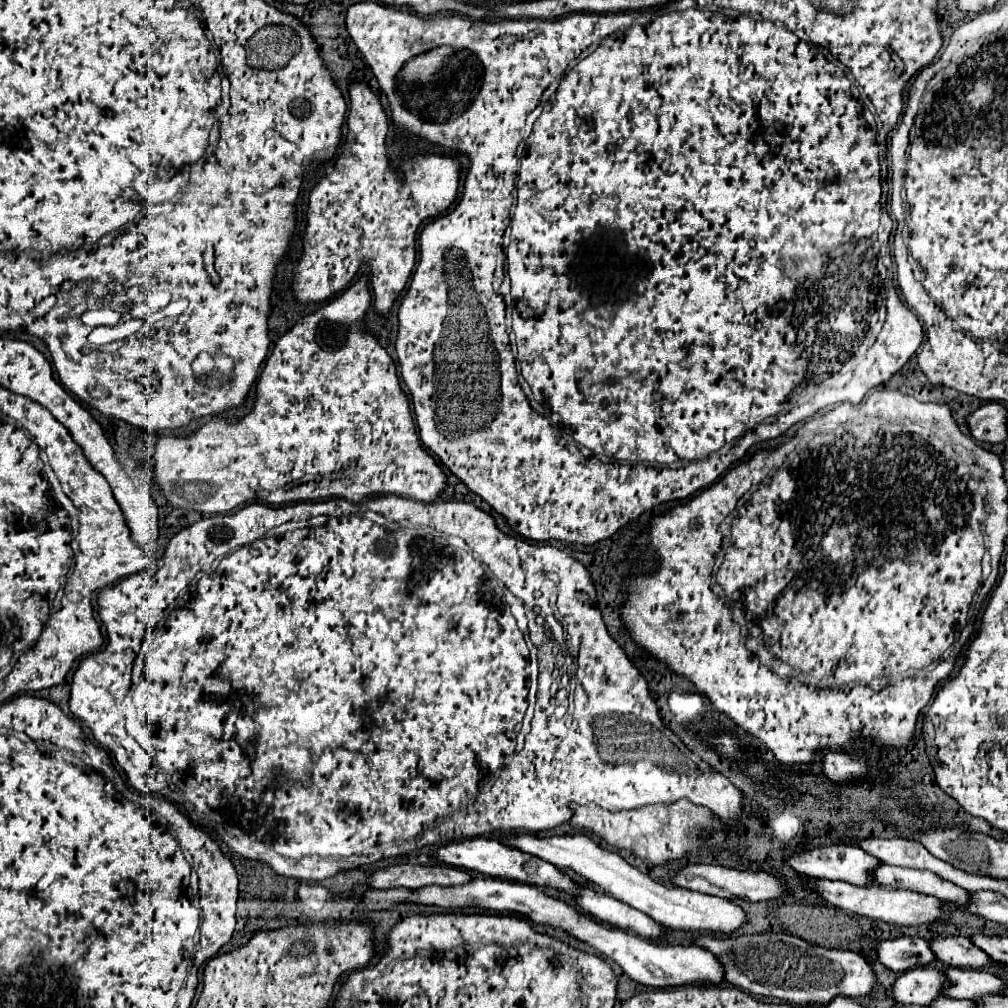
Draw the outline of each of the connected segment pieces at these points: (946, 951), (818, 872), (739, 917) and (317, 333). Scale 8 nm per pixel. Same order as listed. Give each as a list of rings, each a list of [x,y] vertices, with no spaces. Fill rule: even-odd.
[[[964,936],[932,940],[932,948],[936,958],[942,960],[946,966],[984,968],[988,964],[994,964],[994,960],[984,950],[980,950],[970,938],[964,938]]]
[[[848,844],[814,848],[810,852],[792,856],[788,860],[788,864],[792,864],[792,868],[800,874],[814,876],[814,878],[828,878],[828,880],[844,880],[844,882],[850,882],[850,884],[858,884],[860,888],[876,886],[878,882],[874,880],[874,868],[882,866],[882,862],[876,856],[864,852],[860,846],[848,846]]]
[[[518,834],[518,836],[506,838],[504,842],[510,846],[516,846],[522,852],[534,854],[534,856],[550,862],[556,868],[572,868],[586,880],[592,880],[594,884],[602,886],[614,898],[630,904],[632,908],[646,912],[660,924],[674,928],[674,930],[690,930],[690,932],[706,932],[706,934],[732,934],[748,922],[746,912],[732,900],[702,894],[702,892],[690,892],[690,890],[678,888],[678,886],[668,888],[662,882],[656,882],[652,876],[630,866],[620,854],[616,854],[612,850],[604,850],[600,844],[596,844],[594,840],[590,840],[584,834],[550,836],[550,838],[538,838],[534,834]]]
[[[362,276],[358,282],[354,282],[350,288],[340,292],[336,298],[332,298],[326,306],[316,310],[314,314],[308,314],[300,318],[294,328],[290,328],[284,336],[278,338],[278,344],[274,346],[272,354],[266,358],[264,370],[260,374],[260,380],[256,384],[256,400],[254,406],[248,414],[242,418],[226,418],[226,416],[214,416],[188,436],[158,436],[156,446],[154,446],[154,476],[156,482],[164,494],[164,498],[176,506],[176,508],[190,508],[198,512],[208,512],[208,514],[226,514],[246,502],[260,500],[268,504],[288,504],[288,502],[302,502],[302,500],[324,500],[324,498],[346,498],[350,502],[364,502],[372,496],[386,496],[386,494],[396,494],[402,498],[414,498],[420,502],[432,502],[444,492],[444,470],[442,466],[434,460],[427,450],[422,448],[422,442],[416,436],[414,420],[410,416],[410,404],[408,398],[404,396],[400,387],[399,377],[396,376],[396,366],[392,358],[386,354],[386,350],[376,342],[376,338],[370,334],[370,330],[364,324],[366,310],[370,306],[370,290],[368,290],[368,278]],[[342,324],[346,328],[346,338],[342,346],[334,350],[334,346],[326,346],[322,342],[322,330],[324,326],[334,326]]]

